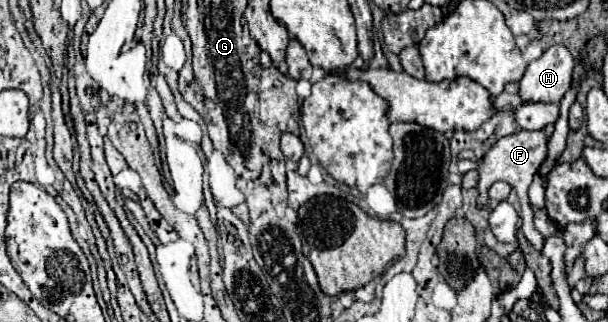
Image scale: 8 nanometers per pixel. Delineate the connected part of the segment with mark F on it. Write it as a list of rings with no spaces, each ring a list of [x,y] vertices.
[[[519,130],[515,134],[509,134],[509,136],[503,136],[481,160],[481,168],[479,168],[479,204],[487,204],[487,196],[485,192],[489,190],[489,184],[497,182],[497,180],[503,180],[507,184],[523,184],[523,198],[527,196],[527,188],[533,180],[533,174],[539,170],[539,166],[543,164],[543,160],[547,158],[547,136],[543,130]]]

